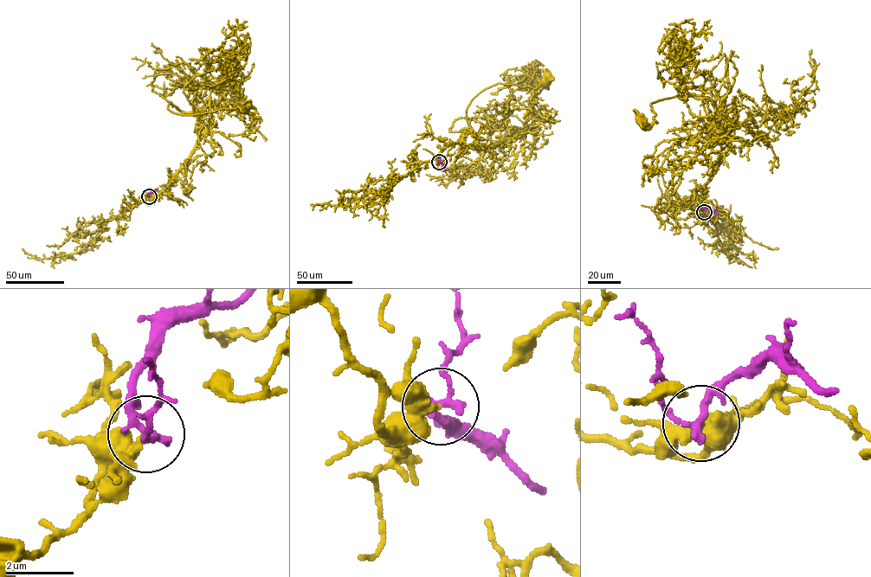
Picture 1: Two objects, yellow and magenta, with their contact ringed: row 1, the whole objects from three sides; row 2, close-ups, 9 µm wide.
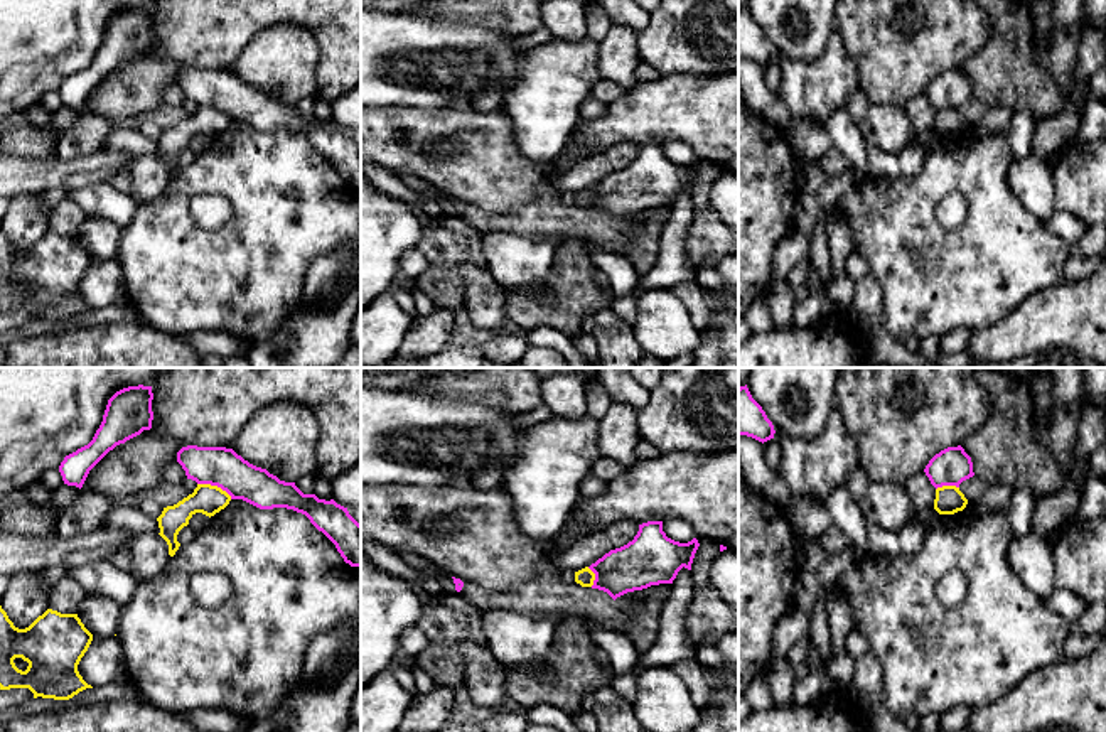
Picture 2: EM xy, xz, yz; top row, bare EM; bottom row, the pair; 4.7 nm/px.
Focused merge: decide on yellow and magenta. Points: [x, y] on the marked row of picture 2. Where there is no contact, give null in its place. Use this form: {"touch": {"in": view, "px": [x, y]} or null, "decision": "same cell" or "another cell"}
{"touch": {"in": "xy", "px": [214, 486]}, "decision": "another cell"}

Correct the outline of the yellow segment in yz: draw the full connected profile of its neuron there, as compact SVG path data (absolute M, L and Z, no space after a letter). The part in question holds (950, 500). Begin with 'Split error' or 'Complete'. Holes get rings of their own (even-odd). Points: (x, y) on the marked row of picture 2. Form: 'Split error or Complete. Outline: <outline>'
Complete. Outline: M942 486L936 489L934 509L939 514L954 514L963 511L968 499L956 486Z

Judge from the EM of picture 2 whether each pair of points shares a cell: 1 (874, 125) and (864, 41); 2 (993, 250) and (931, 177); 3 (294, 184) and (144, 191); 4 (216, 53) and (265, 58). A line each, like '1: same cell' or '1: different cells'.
1: different cells
2: same cell
3: different cells
4: different cells

